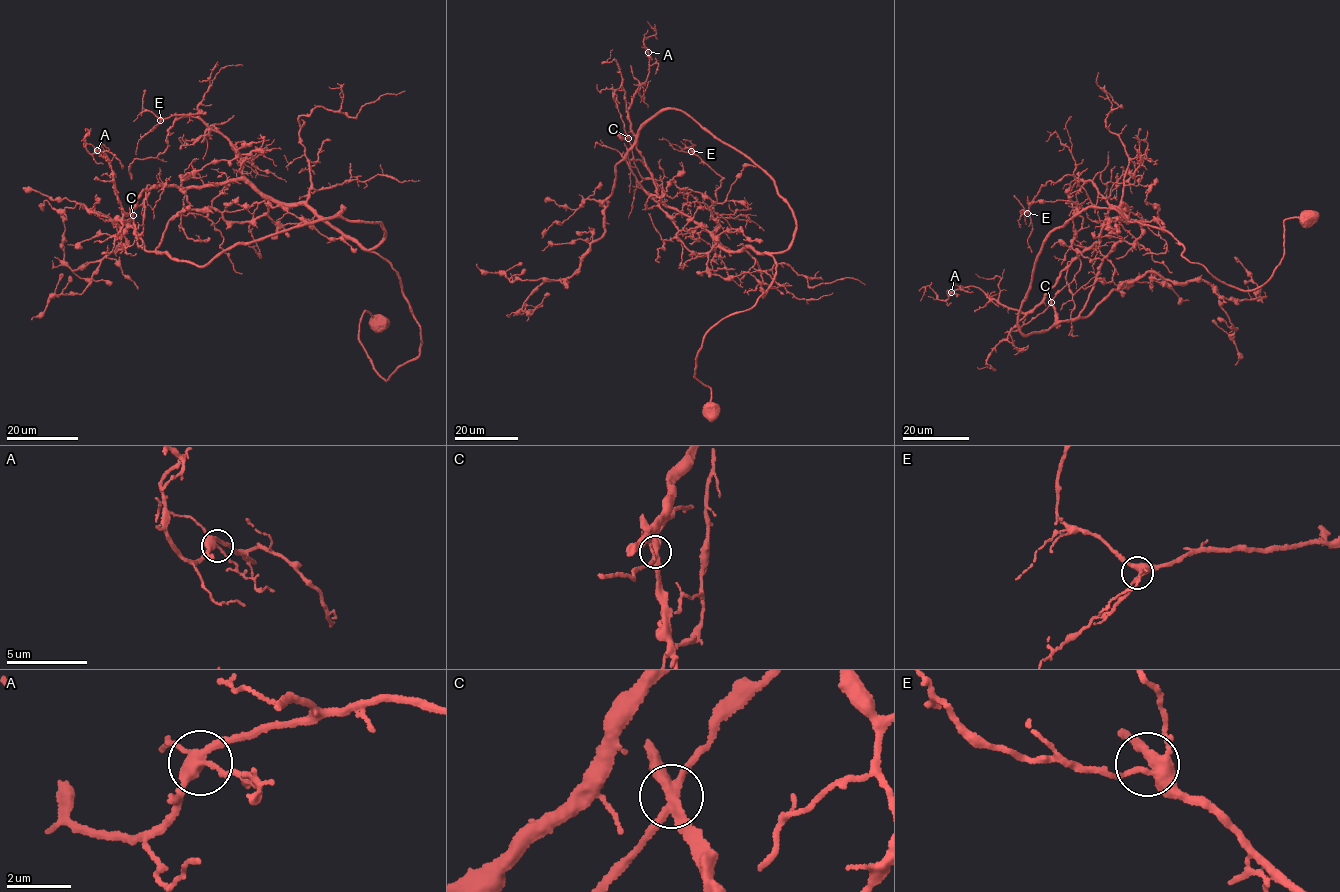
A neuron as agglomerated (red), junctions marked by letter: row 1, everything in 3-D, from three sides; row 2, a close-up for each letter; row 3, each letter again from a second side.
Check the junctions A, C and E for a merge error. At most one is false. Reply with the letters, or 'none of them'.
C

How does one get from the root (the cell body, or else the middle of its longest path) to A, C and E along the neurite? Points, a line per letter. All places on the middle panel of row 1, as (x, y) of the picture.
A: (710, 410), (693, 376), (703, 339), (764, 297), (776, 266), (662, 202), (628, 113), (648, 52)
C: (710, 410), (710, 388), (693, 376), (703, 339), (764, 297), (775, 259), (727, 251), (670, 208), (628, 138)
E: (710, 410), (693, 376), (703, 339), (764, 297), (776, 266), (718, 243), (721, 176), (691, 151)

